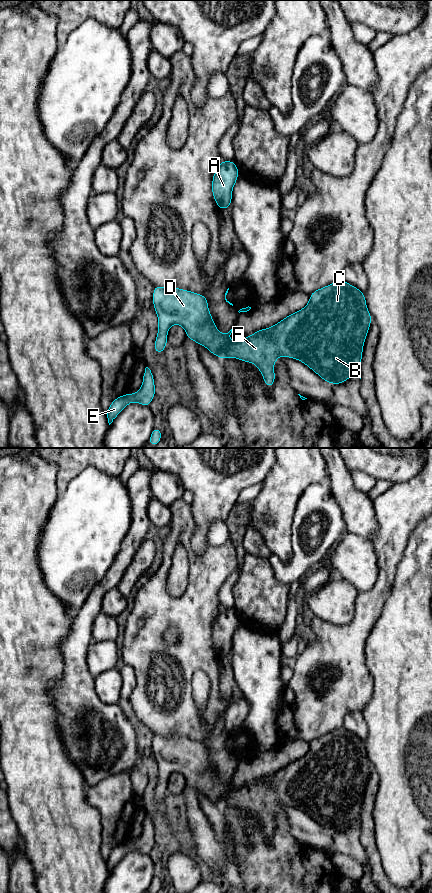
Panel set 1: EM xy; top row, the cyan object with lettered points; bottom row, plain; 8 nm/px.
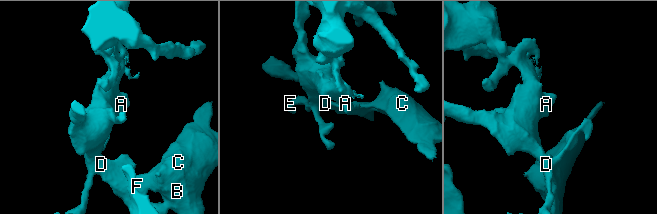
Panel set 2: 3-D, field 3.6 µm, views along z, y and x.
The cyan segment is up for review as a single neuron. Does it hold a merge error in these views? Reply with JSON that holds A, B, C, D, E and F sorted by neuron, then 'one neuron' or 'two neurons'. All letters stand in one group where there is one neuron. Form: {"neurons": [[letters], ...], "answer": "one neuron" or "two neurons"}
{"neurons": [["A", "B", "C", "D", "E", "F"]], "answer": "one neuron"}

